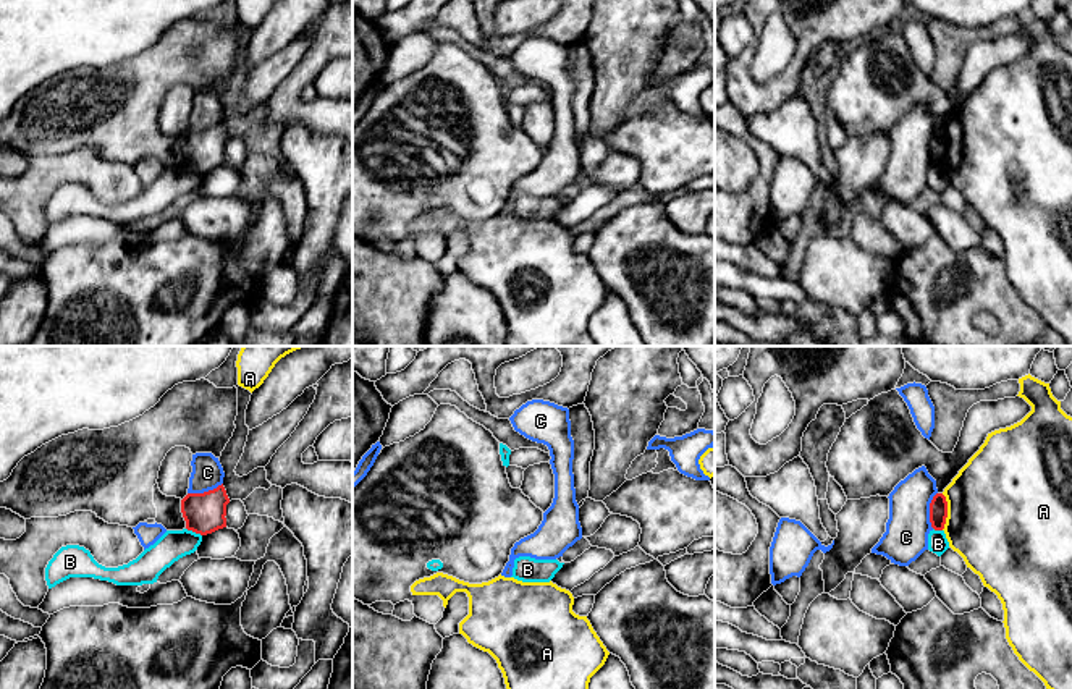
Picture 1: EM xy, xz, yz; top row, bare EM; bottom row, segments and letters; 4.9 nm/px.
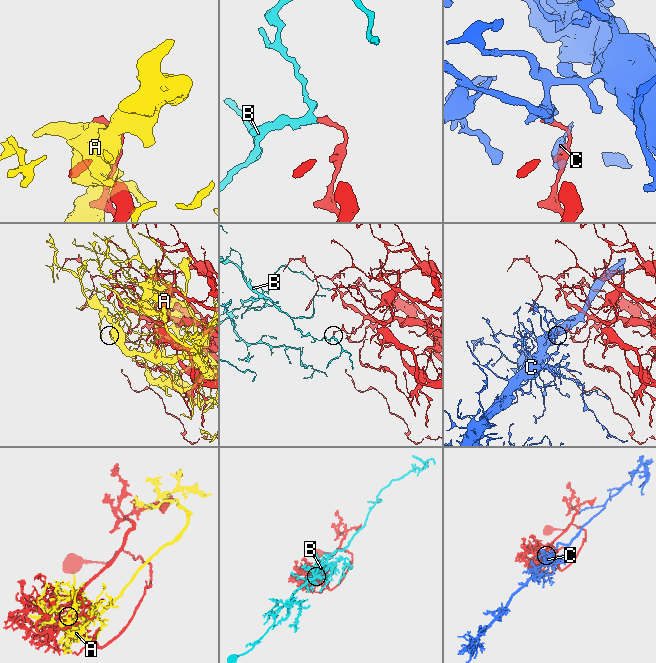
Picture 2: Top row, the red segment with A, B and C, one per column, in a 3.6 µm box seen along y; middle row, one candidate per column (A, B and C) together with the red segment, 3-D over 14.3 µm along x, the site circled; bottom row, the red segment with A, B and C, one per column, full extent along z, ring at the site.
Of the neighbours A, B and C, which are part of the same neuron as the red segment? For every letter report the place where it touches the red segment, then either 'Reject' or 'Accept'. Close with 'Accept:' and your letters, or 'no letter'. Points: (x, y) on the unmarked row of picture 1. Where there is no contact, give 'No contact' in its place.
A: Touches red at yz (946, 149). Reject
B: Touches red at xy (194, 169). Reject
C: Touches red at yz (930, 147). Reject
Accept: no letter

